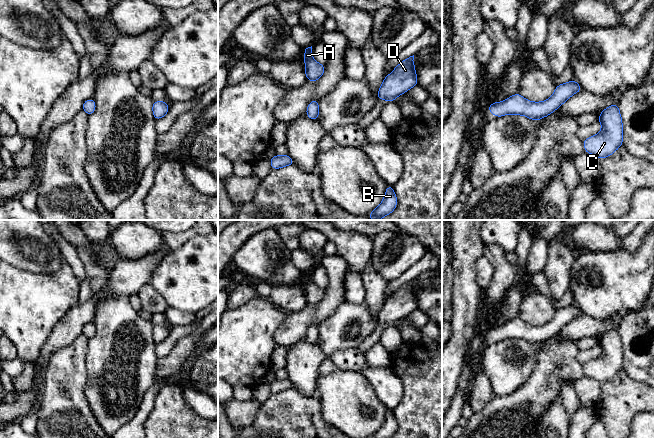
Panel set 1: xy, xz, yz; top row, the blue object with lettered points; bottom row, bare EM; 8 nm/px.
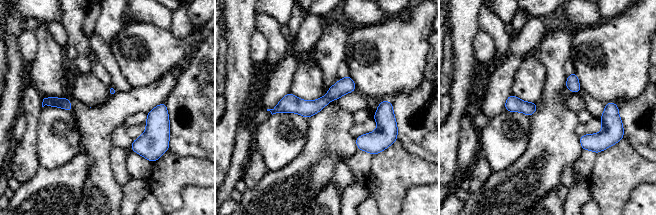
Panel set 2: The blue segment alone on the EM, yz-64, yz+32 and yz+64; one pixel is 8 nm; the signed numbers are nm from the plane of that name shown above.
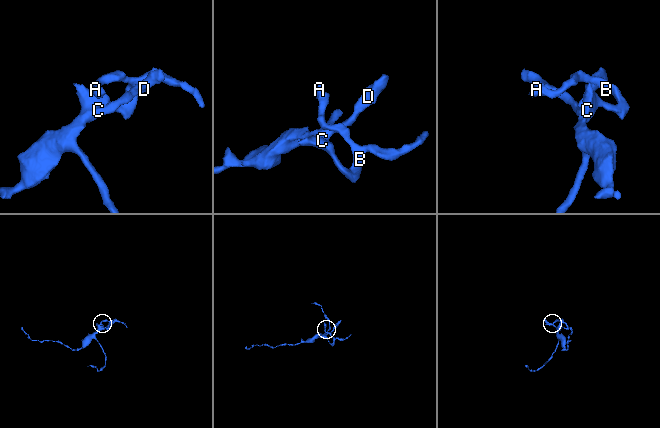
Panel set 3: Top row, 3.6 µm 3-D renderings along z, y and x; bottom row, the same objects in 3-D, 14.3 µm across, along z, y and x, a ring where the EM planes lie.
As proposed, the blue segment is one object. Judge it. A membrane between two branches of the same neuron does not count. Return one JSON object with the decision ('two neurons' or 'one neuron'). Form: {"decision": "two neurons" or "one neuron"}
{"decision": "one neuron"}

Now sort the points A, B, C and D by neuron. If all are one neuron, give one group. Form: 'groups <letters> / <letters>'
groups A B C D

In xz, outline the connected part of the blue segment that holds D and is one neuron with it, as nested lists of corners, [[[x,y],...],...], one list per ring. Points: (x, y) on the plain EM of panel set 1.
[[[414,279],[403,284],[391,298],[385,301],[378,315],[378,324],[393,326],[397,320],[418,309],[413,284]]]

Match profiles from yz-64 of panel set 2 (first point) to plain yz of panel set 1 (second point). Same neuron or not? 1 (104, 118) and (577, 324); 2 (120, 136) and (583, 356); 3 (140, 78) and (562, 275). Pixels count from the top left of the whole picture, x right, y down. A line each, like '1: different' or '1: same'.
1: same
2: different
3: different

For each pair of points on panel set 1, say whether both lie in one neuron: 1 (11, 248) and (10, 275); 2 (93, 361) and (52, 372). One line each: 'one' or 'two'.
1: two
2: two

